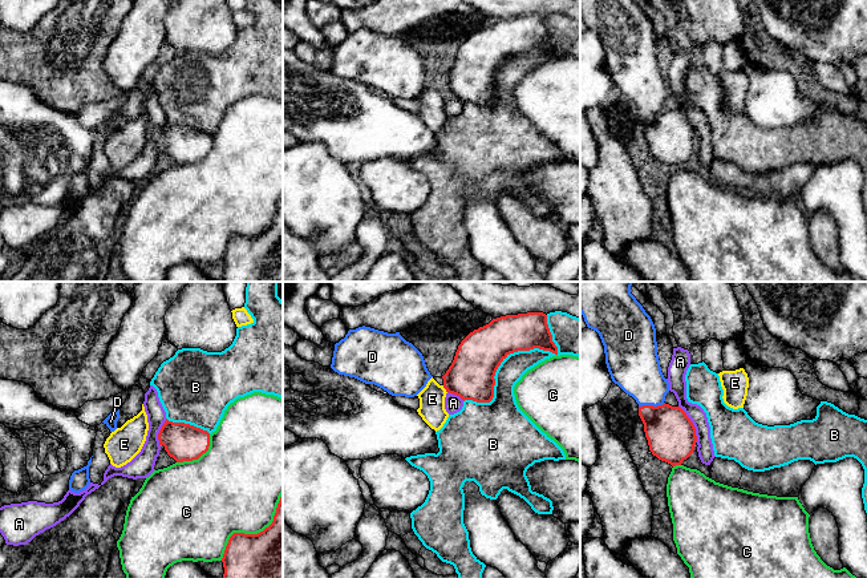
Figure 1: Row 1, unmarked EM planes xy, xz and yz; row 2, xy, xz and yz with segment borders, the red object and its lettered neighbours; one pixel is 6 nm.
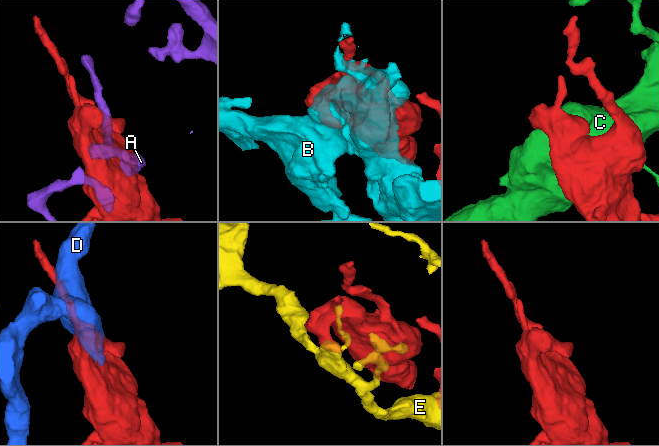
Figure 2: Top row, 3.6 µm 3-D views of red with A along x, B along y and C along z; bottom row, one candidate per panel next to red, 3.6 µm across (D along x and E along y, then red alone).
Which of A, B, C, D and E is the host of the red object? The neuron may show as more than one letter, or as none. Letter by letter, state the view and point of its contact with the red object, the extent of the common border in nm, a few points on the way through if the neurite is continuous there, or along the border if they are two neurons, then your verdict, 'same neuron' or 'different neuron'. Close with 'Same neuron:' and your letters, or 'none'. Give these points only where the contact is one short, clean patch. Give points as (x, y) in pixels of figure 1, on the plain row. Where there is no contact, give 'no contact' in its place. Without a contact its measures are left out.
A: meets red in yz at (692, 126); contact 240 nm long; border along yz (679, 108), (695, 130), (696, 144); different neuron
B: meets red in xz at (515, 53); contact 750 nm long; different neuron
C: meets red in xy at (254, 237); contact 550 nm long; different neuron
D: meets red in yz at (651, 108); contact 160 nm long; runs through yz (671, 137), (651, 108), (649, 91), (635, 71); same neuron
E: meets red in xz at (445, 91); contact 50 nm long; different neuron
Same neuron: D

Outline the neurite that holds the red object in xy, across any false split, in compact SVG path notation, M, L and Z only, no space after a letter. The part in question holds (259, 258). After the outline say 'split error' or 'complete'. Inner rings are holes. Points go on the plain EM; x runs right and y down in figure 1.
M283 197L272 226L258 237L234 235L222 264L222 282L283 282Z | complete

